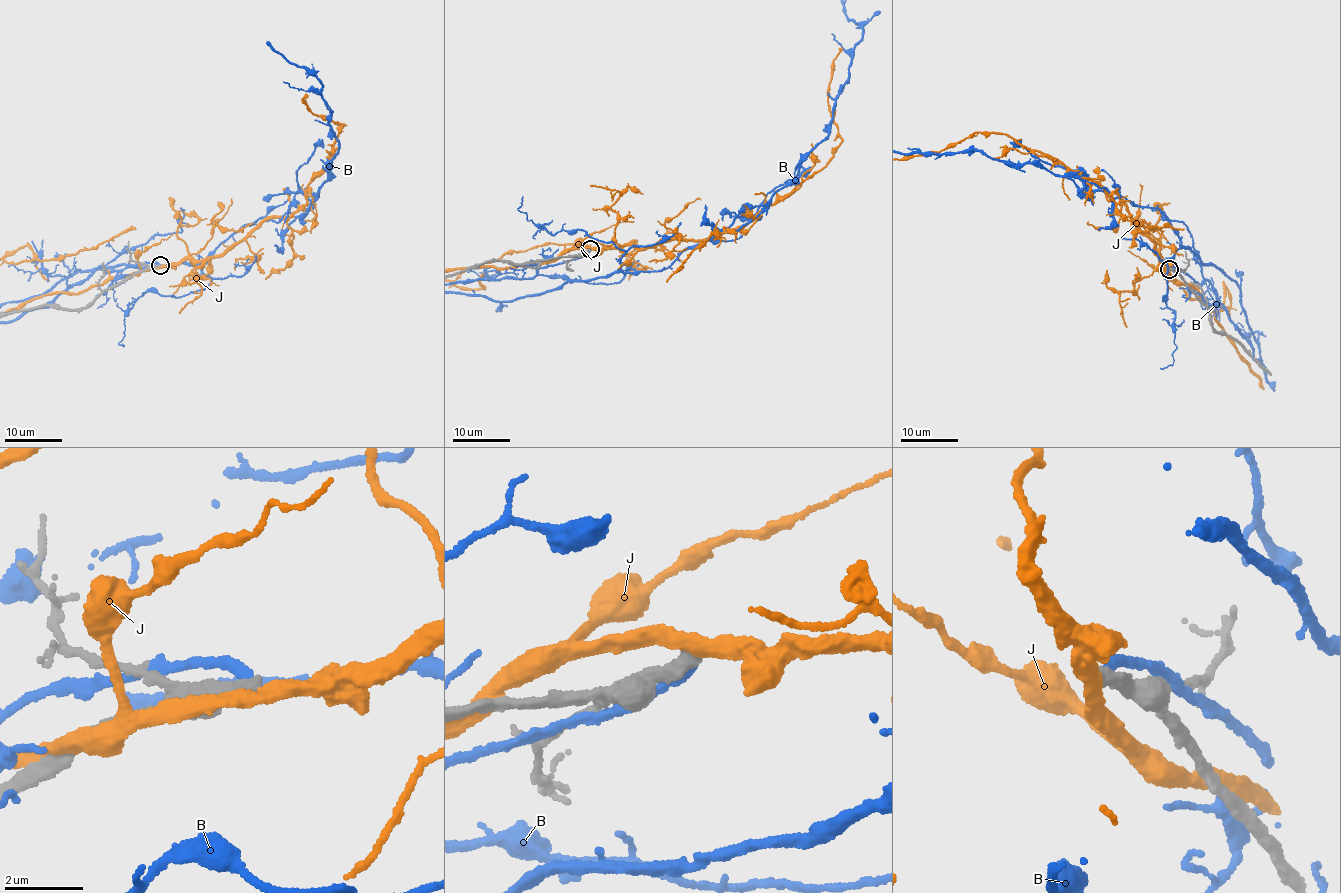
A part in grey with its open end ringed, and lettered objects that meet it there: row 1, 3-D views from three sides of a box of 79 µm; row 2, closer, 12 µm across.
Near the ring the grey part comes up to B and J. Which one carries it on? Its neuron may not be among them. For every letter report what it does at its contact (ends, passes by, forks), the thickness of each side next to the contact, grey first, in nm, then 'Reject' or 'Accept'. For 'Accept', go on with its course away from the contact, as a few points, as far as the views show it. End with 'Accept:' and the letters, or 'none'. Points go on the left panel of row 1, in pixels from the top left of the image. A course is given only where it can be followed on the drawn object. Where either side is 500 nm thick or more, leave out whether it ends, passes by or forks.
B: It ends there. Thickness 400 nm (grey) against 240 nm. Reject
J: It passes by. Thickness 340 nm (grey) against 380 nm. Reject
Accept: none

